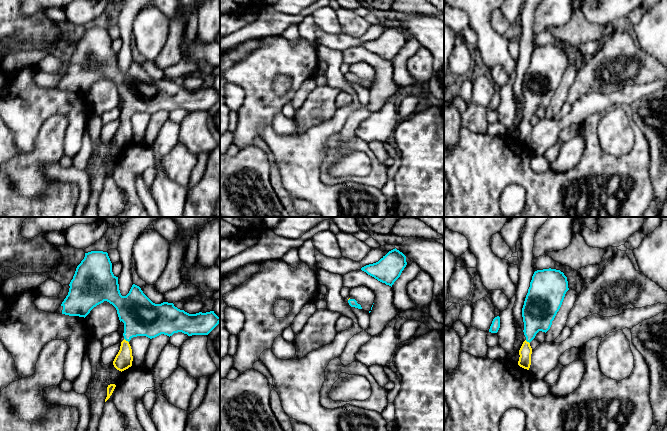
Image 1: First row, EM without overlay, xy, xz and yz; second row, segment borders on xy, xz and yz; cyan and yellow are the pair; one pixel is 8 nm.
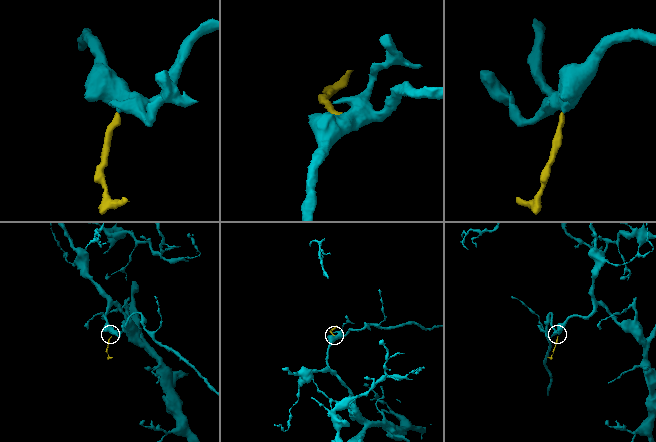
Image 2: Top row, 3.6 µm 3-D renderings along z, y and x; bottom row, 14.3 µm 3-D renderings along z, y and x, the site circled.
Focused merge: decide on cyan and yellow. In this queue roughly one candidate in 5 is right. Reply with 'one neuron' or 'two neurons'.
one neuron

